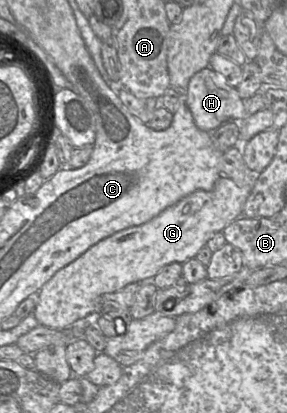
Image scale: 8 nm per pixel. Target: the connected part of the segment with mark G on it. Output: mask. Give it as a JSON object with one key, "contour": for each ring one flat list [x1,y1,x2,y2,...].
{"contour":[[249,169,247,183,238,186,221,176,213,190,198,190,164,210,150,221,129,227,99,241,75,261,57,271,38,292,33,314,39,325,63,330,96,317,101,298,126,285,152,280,166,265,195,258,215,233,222,232,242,216,245,202,260,173]]}

